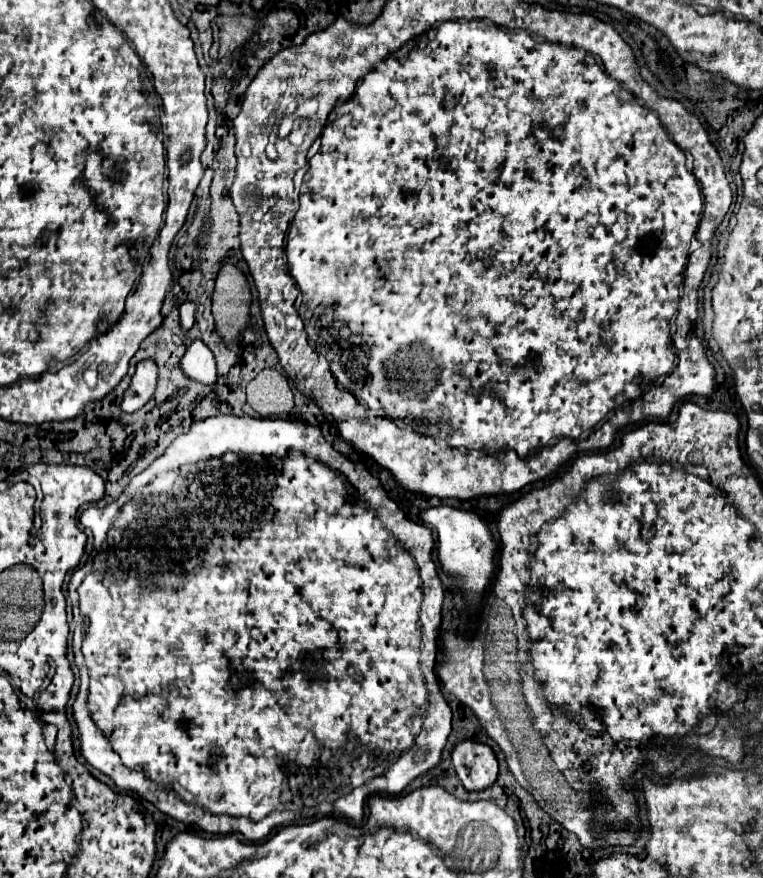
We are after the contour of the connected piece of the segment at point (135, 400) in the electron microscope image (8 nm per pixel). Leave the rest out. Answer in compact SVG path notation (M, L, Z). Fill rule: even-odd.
M142 360L136 366L136 372L132 376L130 388L124 392L124 400L122 400L122 410L124 412L136 412L140 410L154 394L156 388L156 380L158 380L158 368L152 360Z

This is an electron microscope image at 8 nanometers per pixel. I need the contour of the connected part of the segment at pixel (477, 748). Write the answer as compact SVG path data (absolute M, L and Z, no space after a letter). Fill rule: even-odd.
M476 740L458 742L452 750L452 764L466 790L484 790L496 782L498 760L488 744Z

